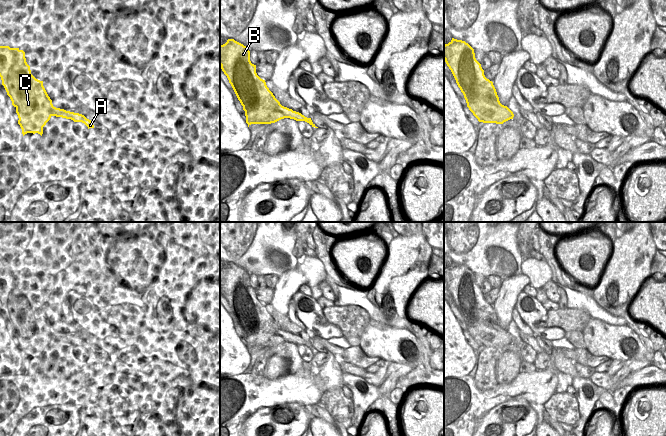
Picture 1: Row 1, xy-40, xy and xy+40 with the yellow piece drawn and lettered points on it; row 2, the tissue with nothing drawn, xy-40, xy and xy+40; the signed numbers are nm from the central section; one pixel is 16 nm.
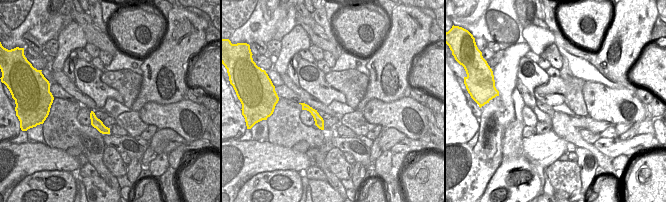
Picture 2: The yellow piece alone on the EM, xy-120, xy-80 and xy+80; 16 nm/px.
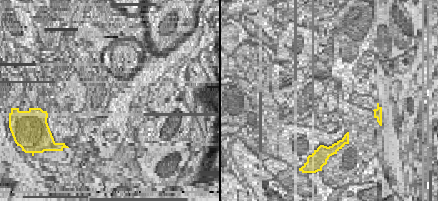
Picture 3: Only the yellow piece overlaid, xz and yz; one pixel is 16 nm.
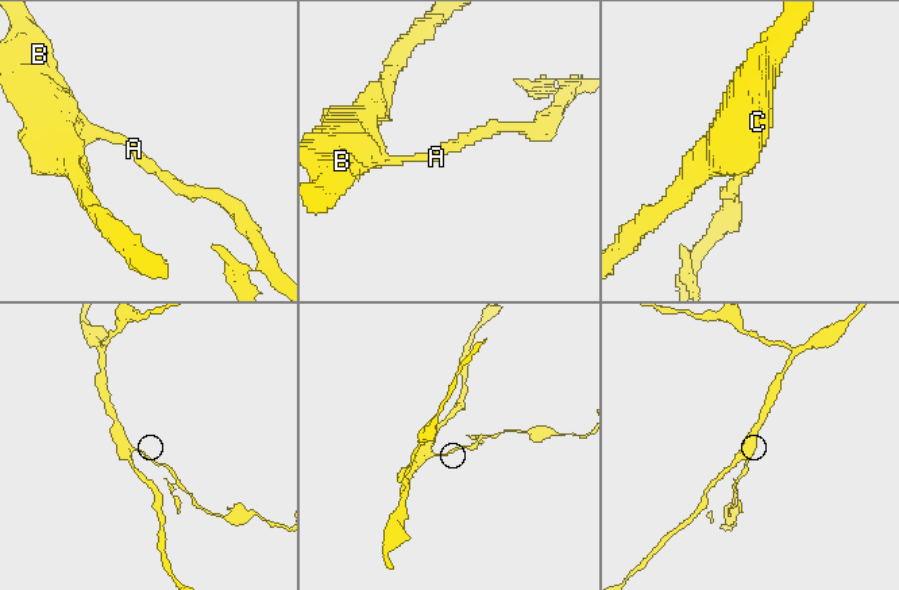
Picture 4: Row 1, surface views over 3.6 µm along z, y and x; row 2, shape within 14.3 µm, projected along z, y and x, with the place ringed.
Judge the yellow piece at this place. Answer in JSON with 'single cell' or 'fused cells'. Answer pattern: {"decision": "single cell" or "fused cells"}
{"decision": "fused cells"}

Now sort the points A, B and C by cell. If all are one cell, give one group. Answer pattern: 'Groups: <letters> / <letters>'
Groups: A / B C.

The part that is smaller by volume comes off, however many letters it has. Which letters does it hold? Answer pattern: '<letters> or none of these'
A

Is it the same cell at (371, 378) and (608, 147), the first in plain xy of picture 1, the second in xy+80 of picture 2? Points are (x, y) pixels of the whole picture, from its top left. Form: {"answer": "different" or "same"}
{"answer": "same"}

